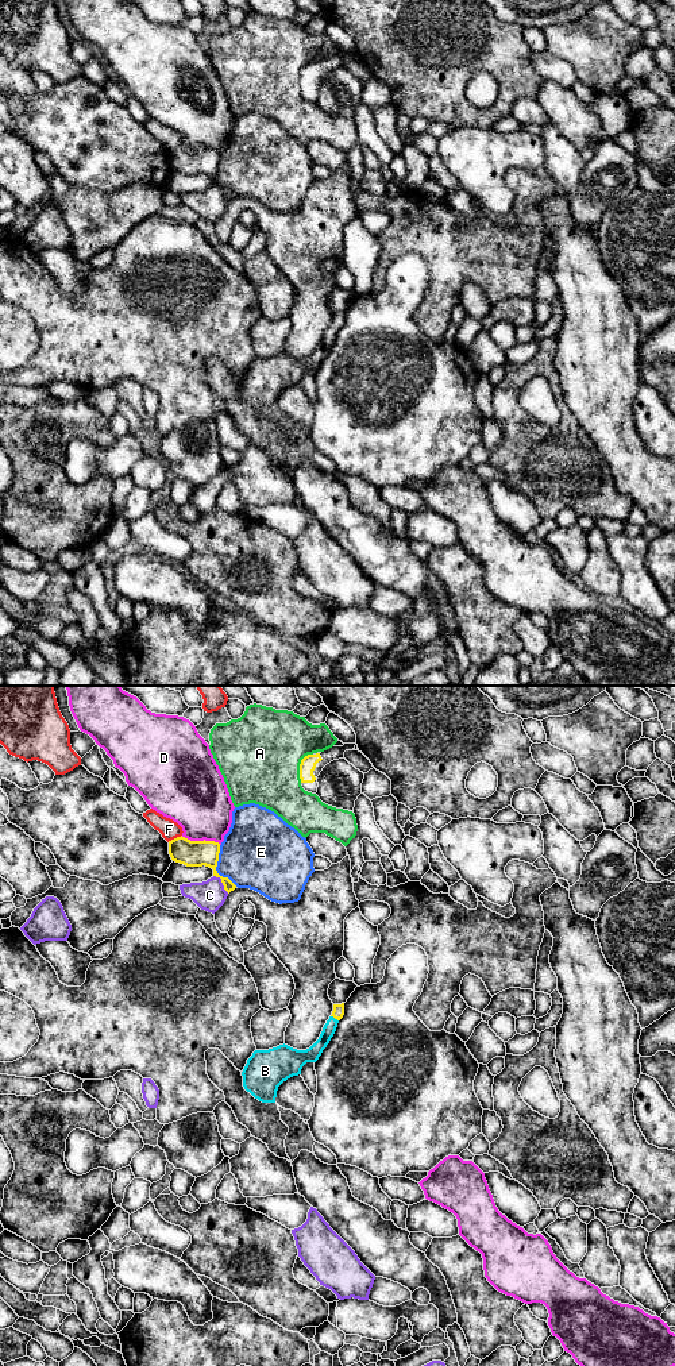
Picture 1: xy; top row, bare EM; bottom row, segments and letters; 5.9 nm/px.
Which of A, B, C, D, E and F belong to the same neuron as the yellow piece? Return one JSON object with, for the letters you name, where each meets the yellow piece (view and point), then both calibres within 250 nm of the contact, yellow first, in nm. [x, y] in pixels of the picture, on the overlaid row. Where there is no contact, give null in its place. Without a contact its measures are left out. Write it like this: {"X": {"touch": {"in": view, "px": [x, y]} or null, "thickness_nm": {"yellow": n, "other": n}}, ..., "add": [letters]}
{"B": {"touch": {"in": "xy", "px": [335, 1018]}, "thickness_nm": {"yellow": 70, "other": 80}}, "add": ["B"]}

